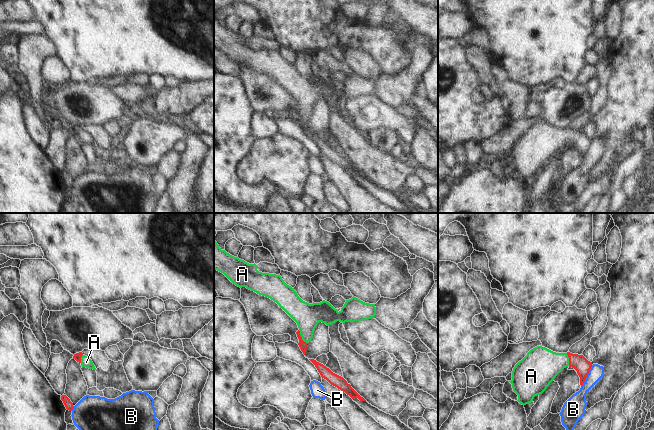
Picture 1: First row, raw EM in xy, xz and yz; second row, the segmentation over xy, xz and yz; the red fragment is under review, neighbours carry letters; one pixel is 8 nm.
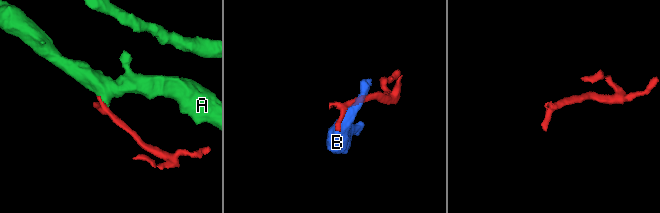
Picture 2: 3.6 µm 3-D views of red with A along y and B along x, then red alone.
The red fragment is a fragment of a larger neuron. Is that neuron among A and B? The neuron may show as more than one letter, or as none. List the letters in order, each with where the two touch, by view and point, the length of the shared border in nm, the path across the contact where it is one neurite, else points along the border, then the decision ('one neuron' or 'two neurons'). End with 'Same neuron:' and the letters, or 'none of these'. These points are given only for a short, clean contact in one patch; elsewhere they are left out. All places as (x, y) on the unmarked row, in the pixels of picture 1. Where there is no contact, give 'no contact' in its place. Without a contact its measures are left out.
A: contact xz (301, 113); length 130 nm; way xz (303, 121), (301, 113), (306, 106), (307, 92); one neuron
B: contact yz (586, 152); length 200 nm; border yz (592, 141), (581, 162); two neurons
Same neuron: A

